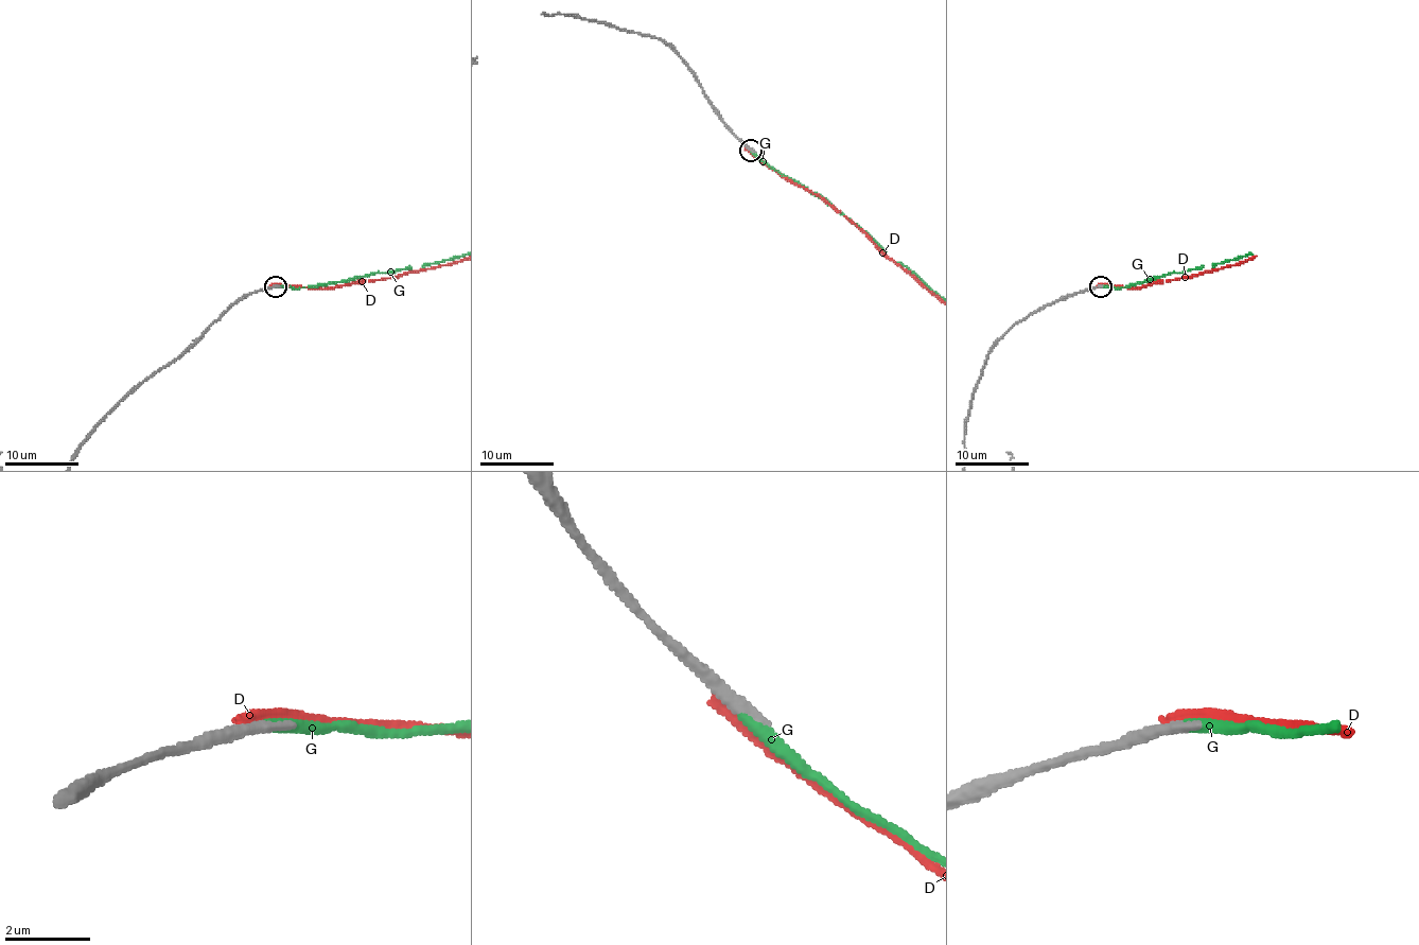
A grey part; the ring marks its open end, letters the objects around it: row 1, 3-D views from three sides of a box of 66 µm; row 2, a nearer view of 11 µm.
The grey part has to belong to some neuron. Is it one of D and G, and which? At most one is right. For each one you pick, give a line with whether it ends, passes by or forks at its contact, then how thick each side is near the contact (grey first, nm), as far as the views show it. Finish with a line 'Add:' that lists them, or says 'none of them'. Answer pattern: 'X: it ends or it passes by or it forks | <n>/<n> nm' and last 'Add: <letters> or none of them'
G: it ends | 320/320 nm
Add: G

